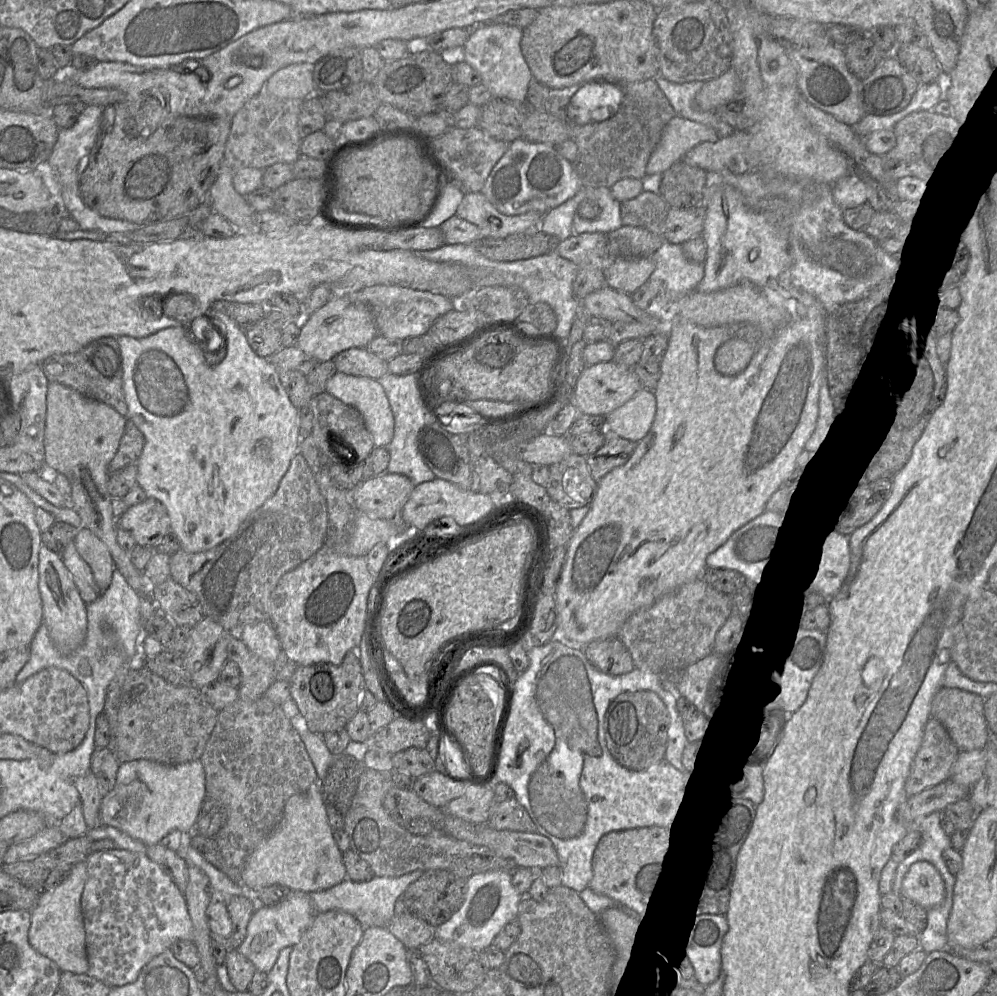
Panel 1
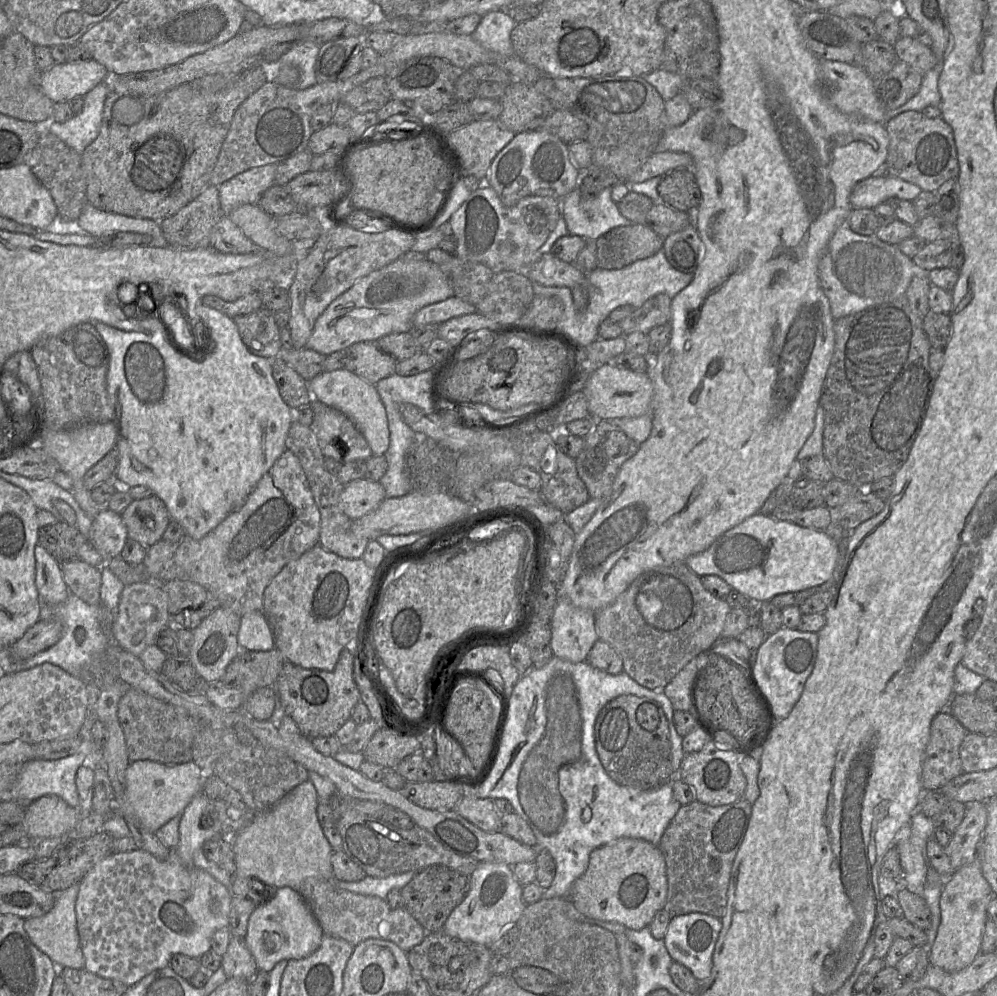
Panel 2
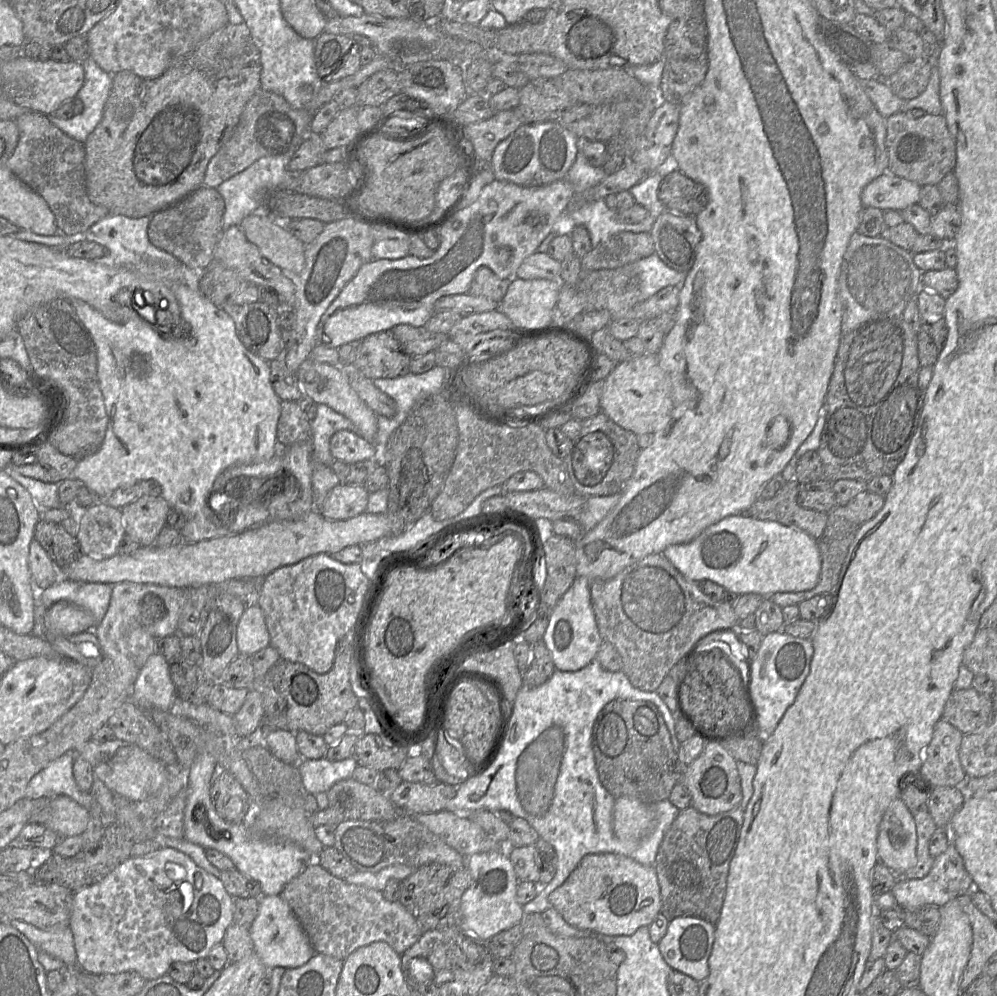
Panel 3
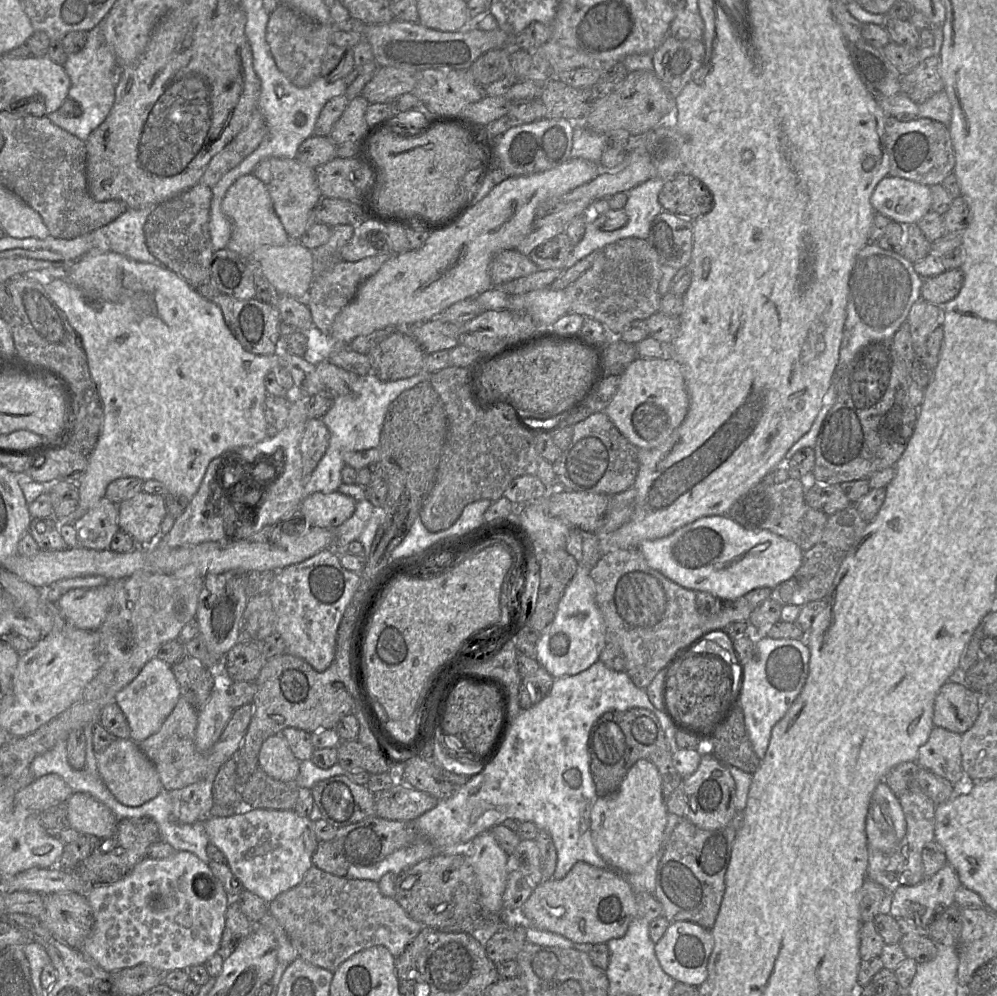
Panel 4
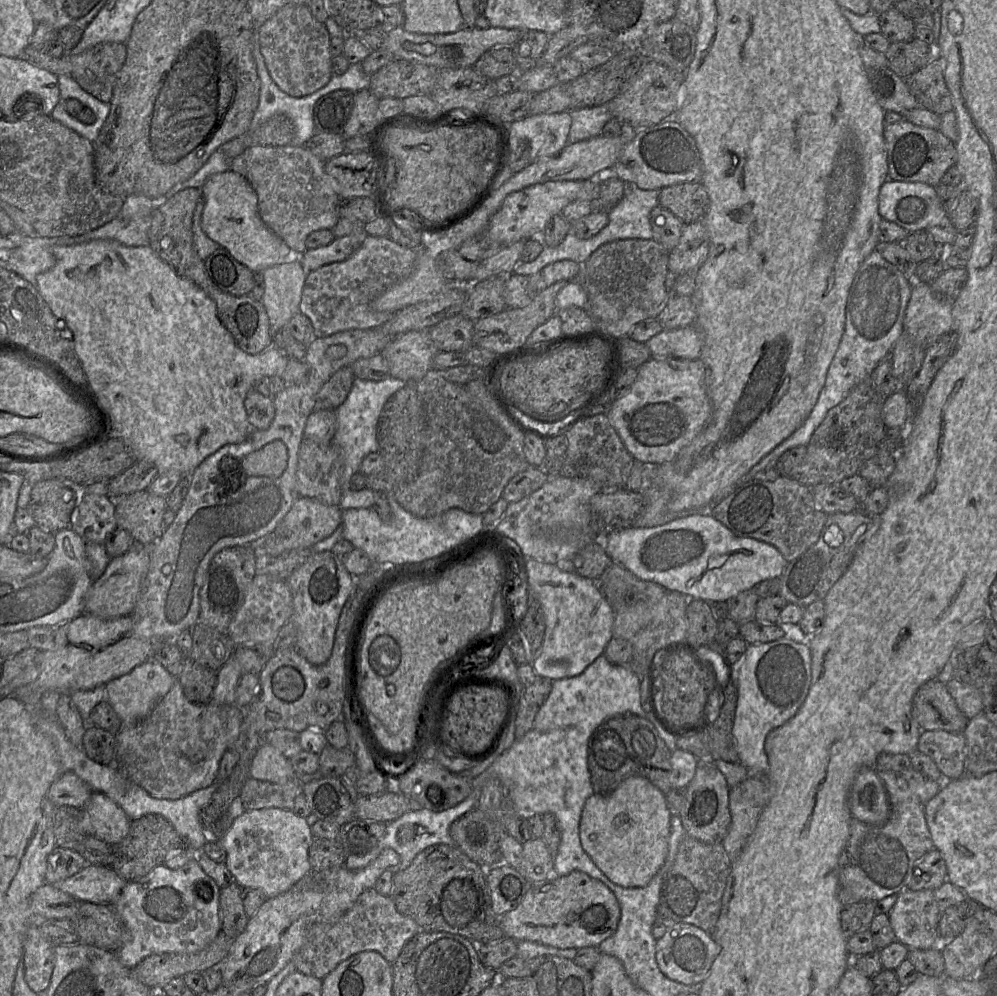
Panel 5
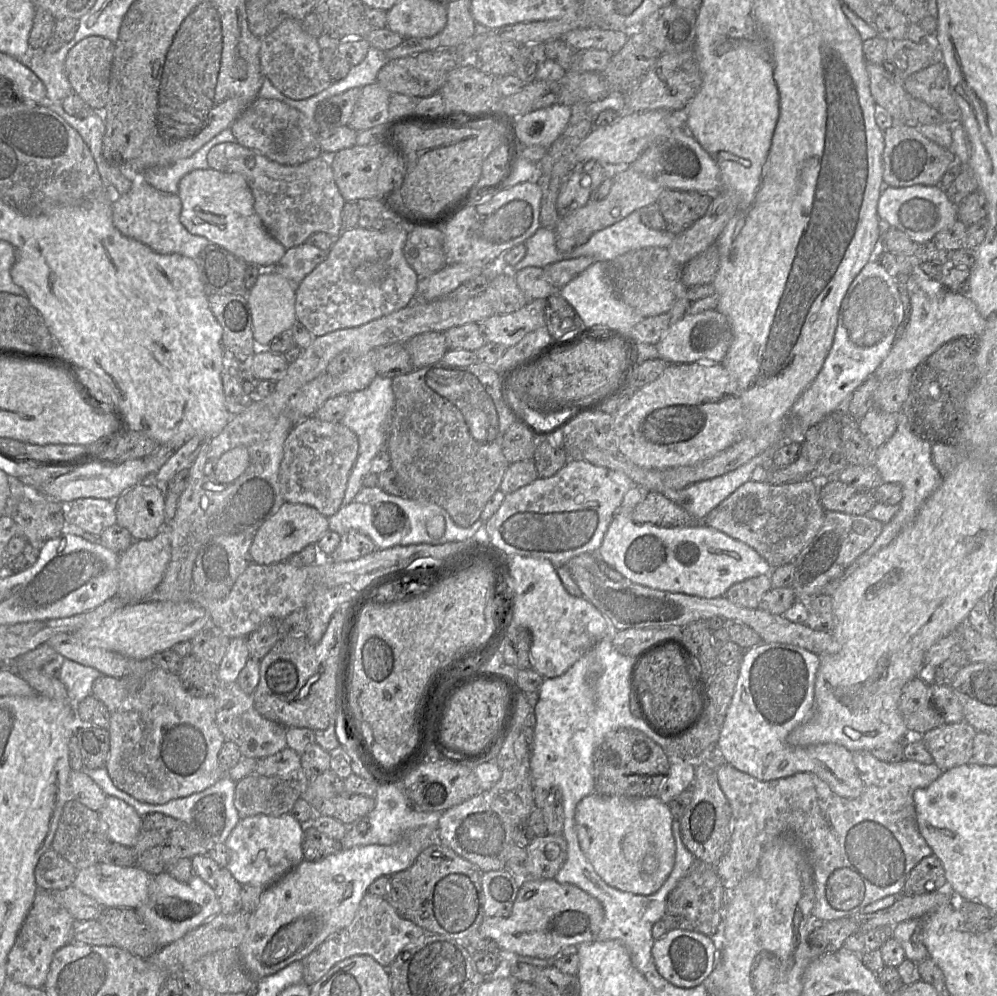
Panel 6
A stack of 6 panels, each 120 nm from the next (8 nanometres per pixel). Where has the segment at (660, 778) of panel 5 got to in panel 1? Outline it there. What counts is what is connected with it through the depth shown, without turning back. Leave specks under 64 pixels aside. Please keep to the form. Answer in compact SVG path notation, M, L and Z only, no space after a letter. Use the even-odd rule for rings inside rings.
M651 691L625 692L610 704L604 718L607 748L613 759L631 771L644 771L665 760L670 718L662 700Z

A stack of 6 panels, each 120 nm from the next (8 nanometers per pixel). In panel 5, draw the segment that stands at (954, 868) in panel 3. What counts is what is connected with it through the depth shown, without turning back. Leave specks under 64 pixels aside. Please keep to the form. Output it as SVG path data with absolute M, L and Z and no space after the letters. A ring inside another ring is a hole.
M933 889L902 890L887 914L897 941L909 949L938 946L938 923L942 912Z

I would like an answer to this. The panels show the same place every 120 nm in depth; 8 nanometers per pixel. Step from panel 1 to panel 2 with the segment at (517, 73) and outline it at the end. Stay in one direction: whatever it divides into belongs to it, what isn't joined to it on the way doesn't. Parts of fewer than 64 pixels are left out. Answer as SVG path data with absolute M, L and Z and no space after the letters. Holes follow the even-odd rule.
M507 9L493 10L482 16L472 35L487 49L511 57L515 52L510 35L516 24Z

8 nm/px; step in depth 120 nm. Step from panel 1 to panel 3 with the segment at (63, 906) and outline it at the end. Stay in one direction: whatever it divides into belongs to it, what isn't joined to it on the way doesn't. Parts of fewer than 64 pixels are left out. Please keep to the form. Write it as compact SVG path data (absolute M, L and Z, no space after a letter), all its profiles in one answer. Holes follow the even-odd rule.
M4 920L26 936L39 951L61 960L65 966L78 965L73 933L69 924L57 924L41 929L21 920Z

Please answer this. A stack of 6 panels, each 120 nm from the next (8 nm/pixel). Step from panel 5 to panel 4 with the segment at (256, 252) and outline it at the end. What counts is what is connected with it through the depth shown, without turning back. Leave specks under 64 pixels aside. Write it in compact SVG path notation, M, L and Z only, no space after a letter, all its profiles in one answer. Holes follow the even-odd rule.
M253 174L241 176L229 187L221 209L232 226L227 249L248 262L253 262L255 252L262 246L282 246L291 241L275 213L265 184Z

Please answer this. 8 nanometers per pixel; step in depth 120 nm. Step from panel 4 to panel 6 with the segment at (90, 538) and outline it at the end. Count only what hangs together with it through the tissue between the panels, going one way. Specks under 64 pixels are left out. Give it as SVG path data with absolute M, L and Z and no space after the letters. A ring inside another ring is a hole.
M78 498L67 504L66 522L79 526L85 532L100 535L116 523L115 506L105 498Z

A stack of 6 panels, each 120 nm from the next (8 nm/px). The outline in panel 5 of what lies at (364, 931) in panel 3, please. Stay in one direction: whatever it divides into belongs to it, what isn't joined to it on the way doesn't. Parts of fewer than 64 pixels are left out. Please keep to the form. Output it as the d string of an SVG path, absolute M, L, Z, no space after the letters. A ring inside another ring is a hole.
M370 888L360 894L351 909L336 923L313 925L307 941L292 962L300 973L321 980L338 964L363 951L376 951L393 964L407 942L420 931L420 926L412 918L397 910L390 896L383 896Z

